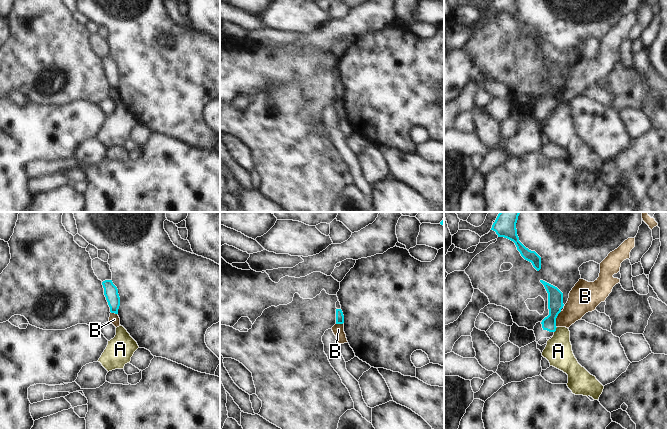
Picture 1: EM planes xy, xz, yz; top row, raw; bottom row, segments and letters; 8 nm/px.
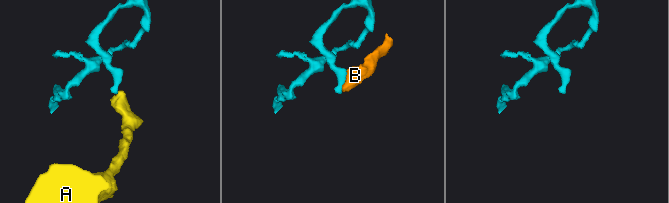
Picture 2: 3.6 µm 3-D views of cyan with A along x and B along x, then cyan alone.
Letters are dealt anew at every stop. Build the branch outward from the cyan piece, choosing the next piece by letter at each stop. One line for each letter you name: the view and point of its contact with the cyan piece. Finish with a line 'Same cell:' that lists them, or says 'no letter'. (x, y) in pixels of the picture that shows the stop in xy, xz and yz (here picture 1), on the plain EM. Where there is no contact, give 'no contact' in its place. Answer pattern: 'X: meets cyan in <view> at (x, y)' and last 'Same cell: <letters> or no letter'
Same cell: no letter

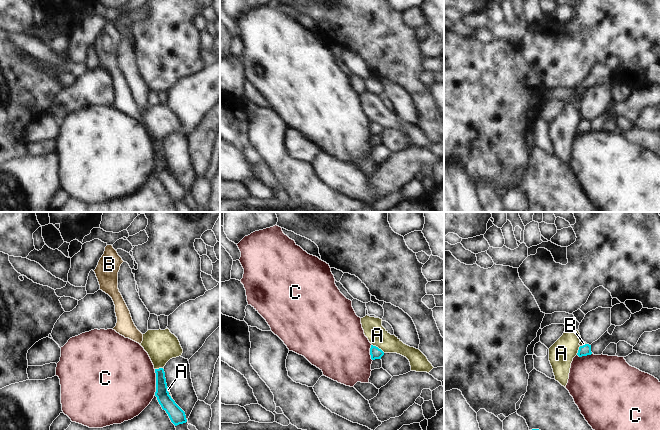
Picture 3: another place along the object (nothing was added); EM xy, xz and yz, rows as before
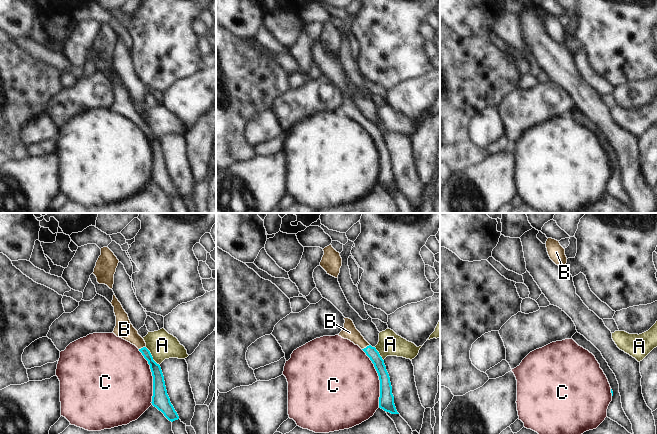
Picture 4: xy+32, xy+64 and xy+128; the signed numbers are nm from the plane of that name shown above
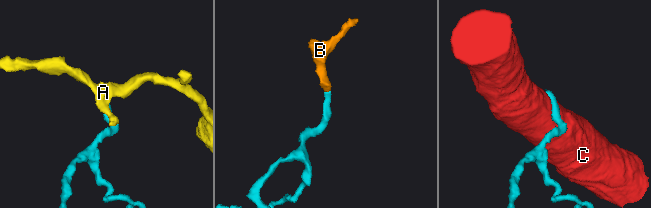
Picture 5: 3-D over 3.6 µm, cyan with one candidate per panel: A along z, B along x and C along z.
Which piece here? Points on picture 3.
B: meets cyan in yz at (583, 121)
Same cell: B

